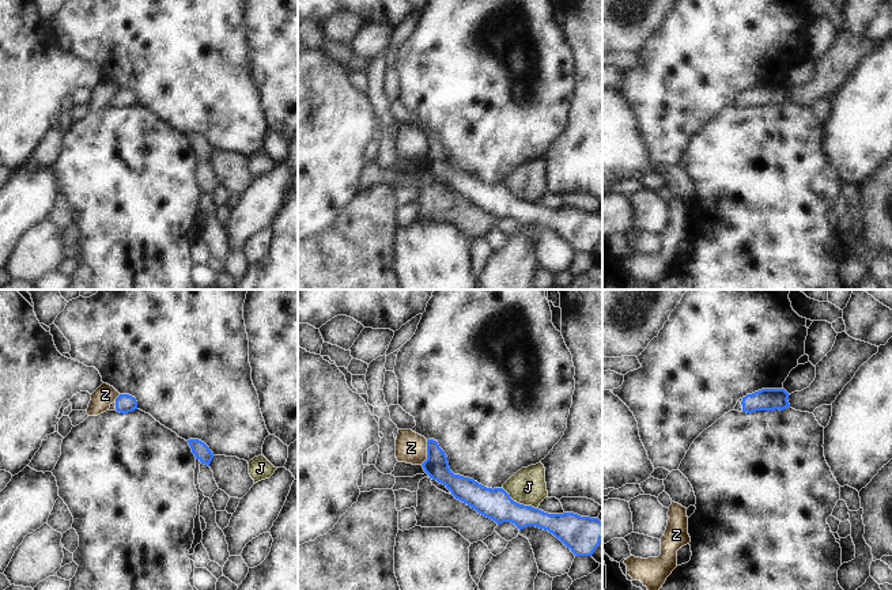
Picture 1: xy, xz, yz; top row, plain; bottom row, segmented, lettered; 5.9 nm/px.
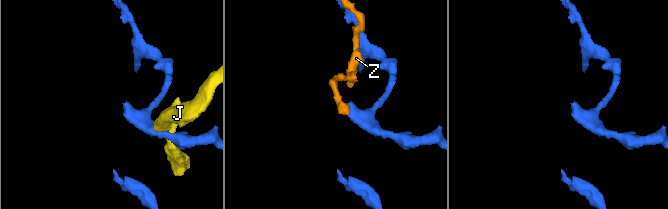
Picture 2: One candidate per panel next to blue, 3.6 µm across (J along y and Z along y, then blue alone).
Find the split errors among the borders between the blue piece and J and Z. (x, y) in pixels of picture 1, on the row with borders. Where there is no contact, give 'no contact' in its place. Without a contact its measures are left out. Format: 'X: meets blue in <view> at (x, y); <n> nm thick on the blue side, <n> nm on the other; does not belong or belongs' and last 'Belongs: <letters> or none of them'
J: meets blue in xz at (518, 503); 190 nm thick on the blue side, 220 nm on the other; does not belong
Z: meets blue in xz at (427, 453); 140 nm thick on the blue side, 190 nm on the other; does not belong
Belongs: none of them

